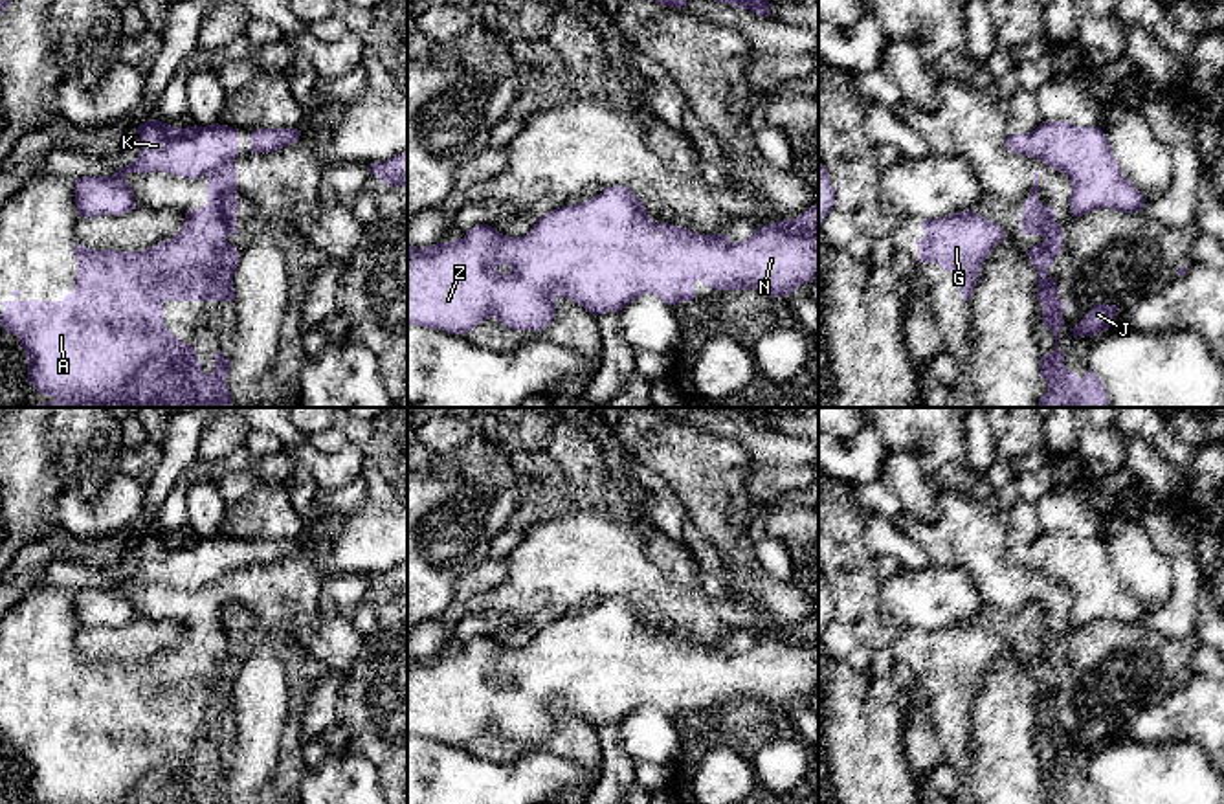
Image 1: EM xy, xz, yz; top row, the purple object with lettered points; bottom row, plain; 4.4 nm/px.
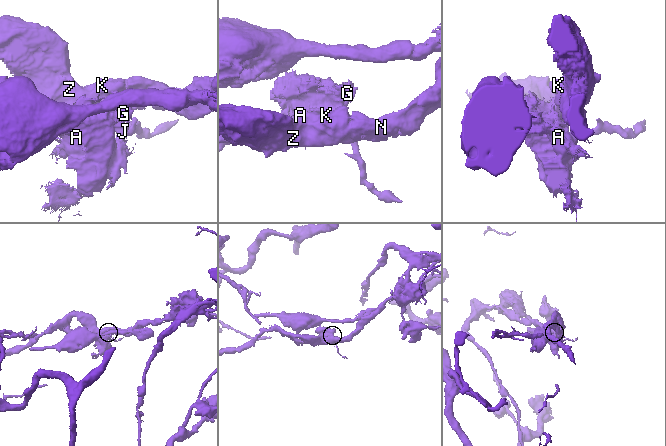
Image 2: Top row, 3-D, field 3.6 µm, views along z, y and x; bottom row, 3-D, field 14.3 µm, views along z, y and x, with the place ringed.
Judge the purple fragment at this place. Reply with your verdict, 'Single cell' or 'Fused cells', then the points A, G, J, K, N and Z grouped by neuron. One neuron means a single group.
Fused cells. Groups: A G J / K N Z

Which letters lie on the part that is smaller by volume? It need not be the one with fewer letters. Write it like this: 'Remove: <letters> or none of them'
Remove: A, G, J

